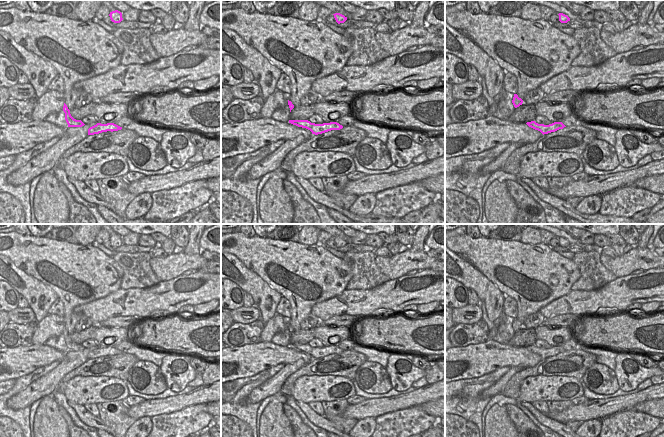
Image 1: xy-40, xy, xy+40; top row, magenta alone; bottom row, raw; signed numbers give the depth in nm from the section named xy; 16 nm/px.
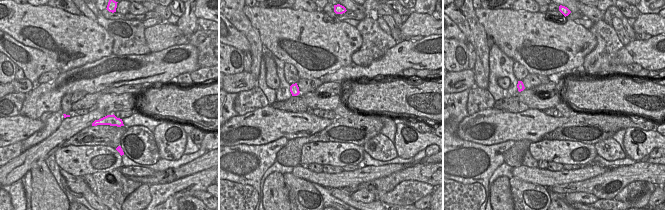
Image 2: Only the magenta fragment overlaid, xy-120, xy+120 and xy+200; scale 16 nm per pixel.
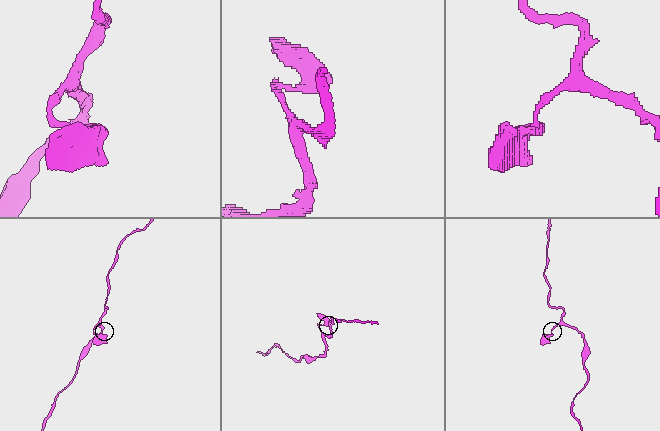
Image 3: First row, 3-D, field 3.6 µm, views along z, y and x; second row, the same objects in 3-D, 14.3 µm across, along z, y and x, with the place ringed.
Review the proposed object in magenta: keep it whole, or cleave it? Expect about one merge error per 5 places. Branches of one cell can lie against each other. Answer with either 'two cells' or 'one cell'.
one cell

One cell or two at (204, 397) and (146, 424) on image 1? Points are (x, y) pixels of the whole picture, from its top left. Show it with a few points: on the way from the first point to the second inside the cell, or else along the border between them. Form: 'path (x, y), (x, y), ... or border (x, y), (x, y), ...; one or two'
border (150, 417), (140, 417), (136, 420); two

